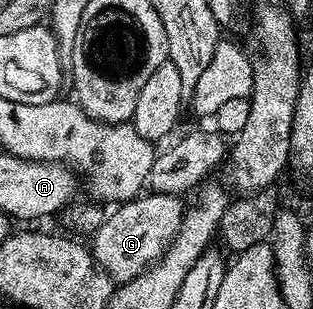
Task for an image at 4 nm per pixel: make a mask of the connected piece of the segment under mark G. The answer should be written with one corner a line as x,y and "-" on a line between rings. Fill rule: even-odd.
144,193
129,203
121,203
115,208
116,211
107,216
101,227
96,230
90,239
90,250
96,261
97,267
110,276
117,284
129,283
134,277
148,270
152,264
164,258
164,251
174,241
178,229
184,220
186,210
185,200
178,195
157,195
155,193

